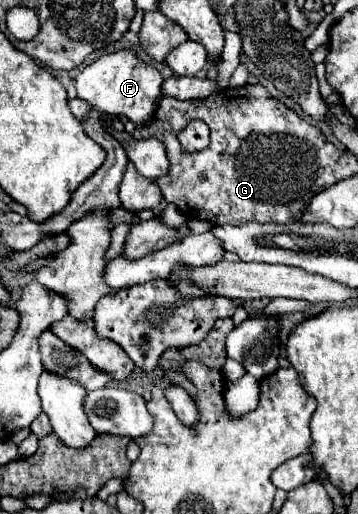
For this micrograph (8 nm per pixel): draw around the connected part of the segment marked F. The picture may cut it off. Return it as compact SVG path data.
M120 50L98 58L88 64L76 78L76 90L82 100L86 100L94 110L108 112L112 116L128 116L134 124L146 124L152 120L158 100L162 94L162 76L156 68L140 62L132 52Z

